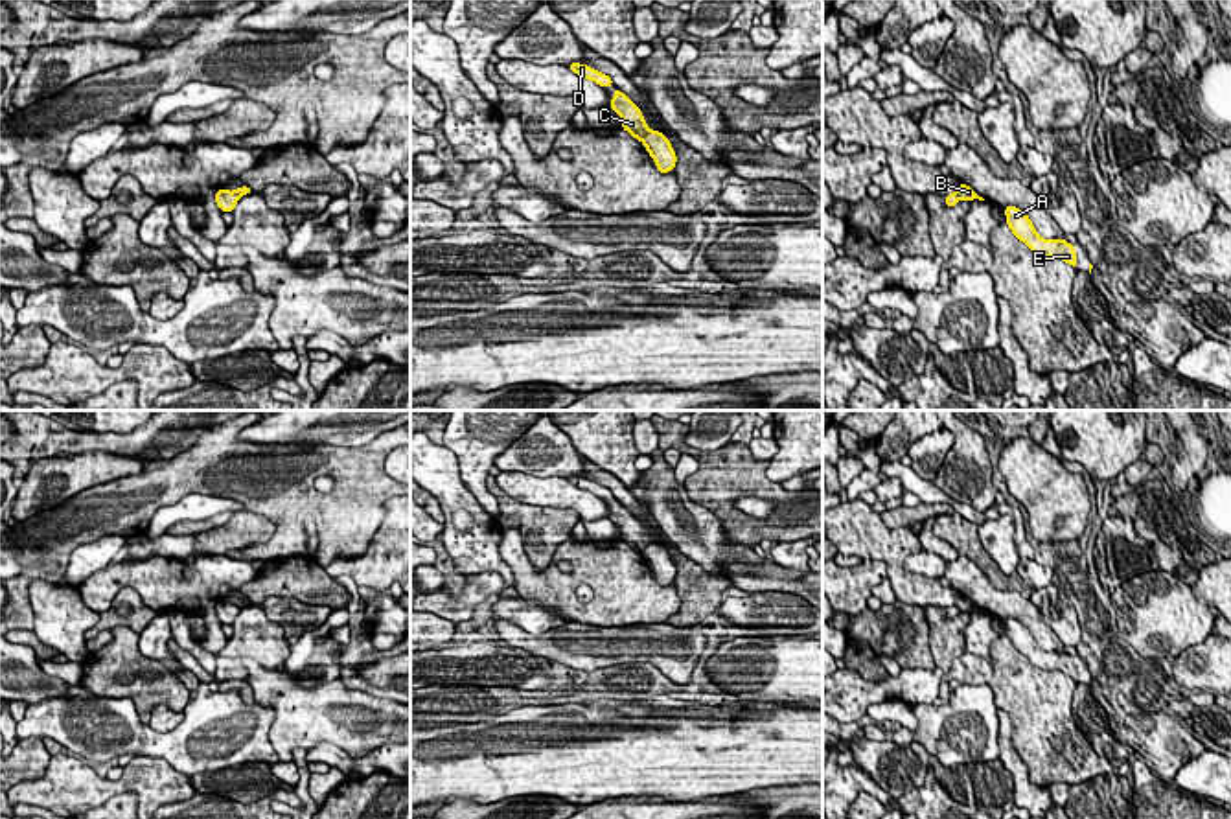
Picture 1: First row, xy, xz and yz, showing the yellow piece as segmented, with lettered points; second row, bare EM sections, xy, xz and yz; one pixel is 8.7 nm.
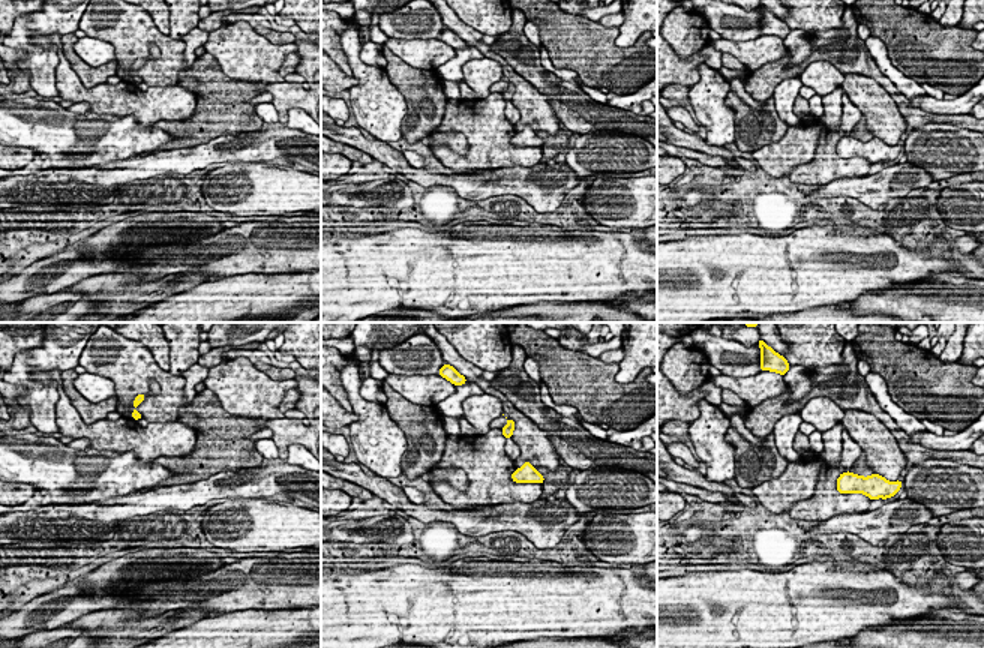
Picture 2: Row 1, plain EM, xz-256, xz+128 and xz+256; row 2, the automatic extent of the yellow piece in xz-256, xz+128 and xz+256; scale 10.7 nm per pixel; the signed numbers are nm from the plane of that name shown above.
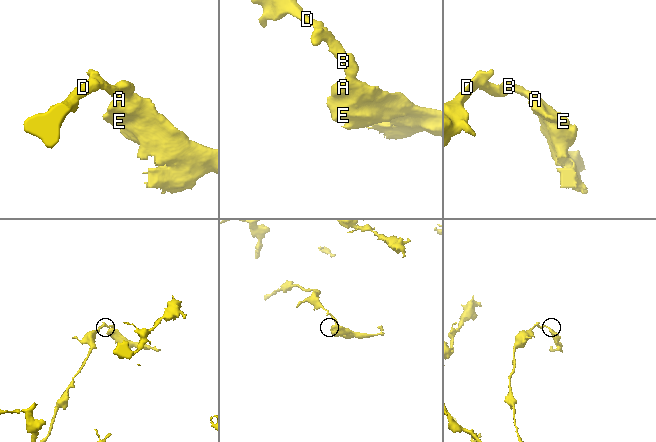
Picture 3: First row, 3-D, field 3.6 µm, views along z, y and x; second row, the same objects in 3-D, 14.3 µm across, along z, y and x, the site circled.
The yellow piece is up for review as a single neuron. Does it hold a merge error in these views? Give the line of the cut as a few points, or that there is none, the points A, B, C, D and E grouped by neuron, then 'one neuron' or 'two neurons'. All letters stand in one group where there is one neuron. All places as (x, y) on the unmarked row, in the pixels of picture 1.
cut in xz along (650, 542), (641, 553); A B E / C D; two neurons

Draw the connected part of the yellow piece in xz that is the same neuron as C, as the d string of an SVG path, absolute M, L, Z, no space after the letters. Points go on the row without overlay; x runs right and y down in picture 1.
M615 501L615 512L609 513L609 519L620 526L622 541L626 541L637 552L642 552L651 541L646 537L640 521L618 501Z

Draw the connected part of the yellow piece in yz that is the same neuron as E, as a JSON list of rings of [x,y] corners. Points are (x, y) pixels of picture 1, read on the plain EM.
[[[1008,617],[1005,620],[1005,626],[1007,626],[1007,637],[1010,639],[1014,648],[1019,653],[1027,655],[1034,666],[1038,666],[1041,670],[1060,670],[1076,681],[1078,674],[1076,674],[1076,666],[1075,666],[1073,657],[1069,657],[1065,652],[1040,650],[1032,633],[1029,631],[1029,628],[1025,628],[1016,618]]]

